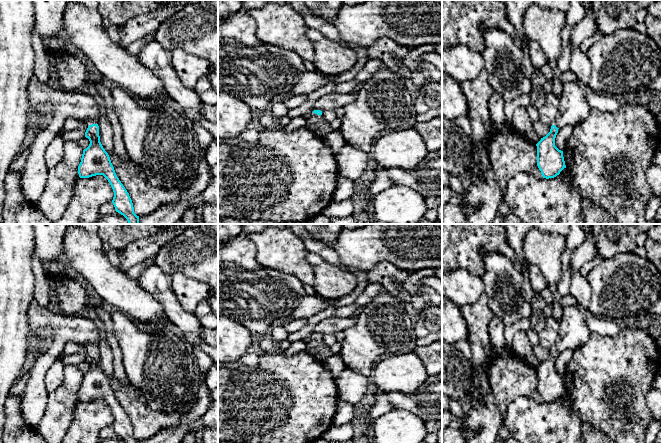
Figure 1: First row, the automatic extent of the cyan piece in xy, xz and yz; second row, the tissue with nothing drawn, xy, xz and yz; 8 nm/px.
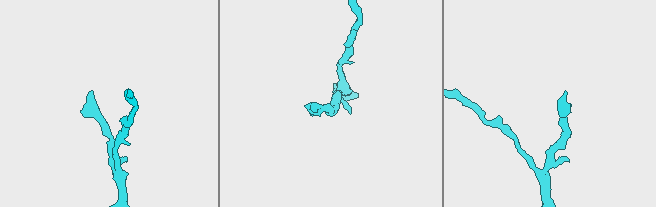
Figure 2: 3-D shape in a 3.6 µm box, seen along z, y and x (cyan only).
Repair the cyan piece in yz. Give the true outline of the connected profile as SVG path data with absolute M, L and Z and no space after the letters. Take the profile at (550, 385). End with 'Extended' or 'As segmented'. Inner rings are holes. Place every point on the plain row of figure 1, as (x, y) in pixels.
M579 303L563 308L558 340L550 356L536 368L537 390L543 402L554 402L566 392L563 375L555 370L555 362L559 352L566 349L575 350L589 339L586 315Z. Extended

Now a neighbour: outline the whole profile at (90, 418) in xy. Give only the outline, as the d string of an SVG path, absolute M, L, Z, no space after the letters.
M103 399L79 401L70 427L60 443L100 443L99 433L113 421L113 413Z

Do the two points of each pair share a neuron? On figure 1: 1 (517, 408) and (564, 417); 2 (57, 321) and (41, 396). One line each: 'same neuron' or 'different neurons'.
1: same neuron
2: same neuron

